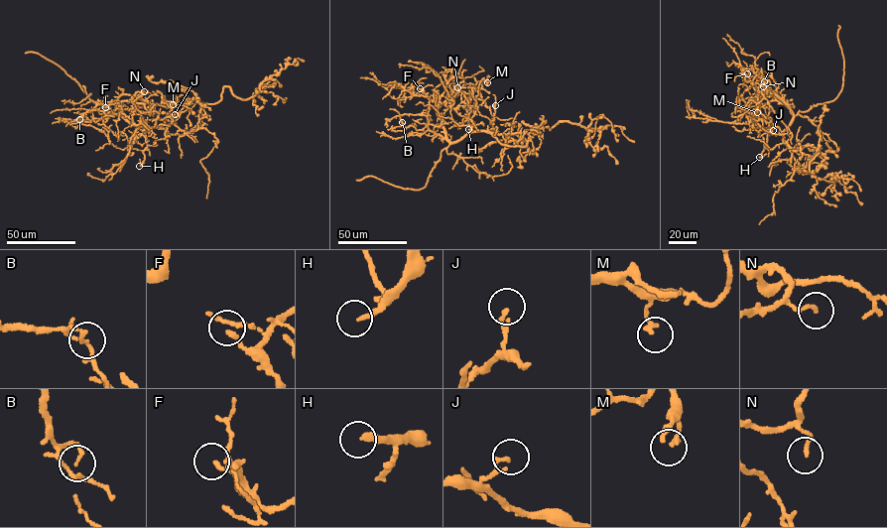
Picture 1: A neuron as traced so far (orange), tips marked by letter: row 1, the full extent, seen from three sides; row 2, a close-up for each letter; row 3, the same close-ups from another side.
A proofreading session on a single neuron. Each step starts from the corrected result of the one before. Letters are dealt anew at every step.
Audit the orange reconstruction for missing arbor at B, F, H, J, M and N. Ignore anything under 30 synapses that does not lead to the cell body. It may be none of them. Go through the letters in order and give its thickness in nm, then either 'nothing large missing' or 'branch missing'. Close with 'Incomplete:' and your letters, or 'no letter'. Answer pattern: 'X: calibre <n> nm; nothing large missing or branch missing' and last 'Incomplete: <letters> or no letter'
B: calibre 120 nm; nothing large missing
F: calibre 160 nm; nothing large missing
H: calibre 200 nm; branch missing
J: calibre 170 nm; nothing large missing
M: calibre 180 nm; nothing large missing
N: calibre 130 nm; nothing large missing
Incomplete: H

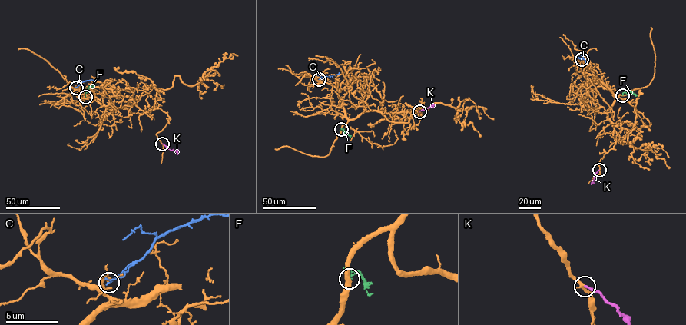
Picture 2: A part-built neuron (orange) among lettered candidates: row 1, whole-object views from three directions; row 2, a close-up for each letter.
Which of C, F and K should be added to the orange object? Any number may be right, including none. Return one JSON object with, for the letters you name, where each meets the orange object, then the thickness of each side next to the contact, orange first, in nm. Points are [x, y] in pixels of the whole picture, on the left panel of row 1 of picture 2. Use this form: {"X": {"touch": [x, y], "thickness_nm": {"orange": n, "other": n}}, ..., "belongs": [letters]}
{"K": {"touch": [162, 144], "thickness_nm": {"orange": 280, "other": 240}}, "belongs": ["K"]}

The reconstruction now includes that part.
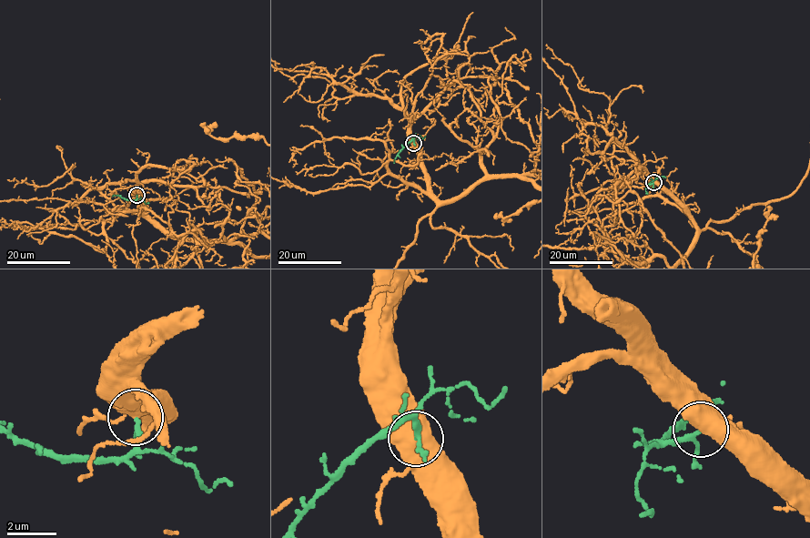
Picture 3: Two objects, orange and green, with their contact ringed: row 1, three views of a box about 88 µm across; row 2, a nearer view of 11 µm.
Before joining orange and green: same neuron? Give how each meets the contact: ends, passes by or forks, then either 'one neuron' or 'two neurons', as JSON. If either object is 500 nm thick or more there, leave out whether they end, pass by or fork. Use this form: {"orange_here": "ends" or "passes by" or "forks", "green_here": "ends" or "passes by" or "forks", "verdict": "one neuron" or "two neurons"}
{"verdict": "one neuron"}

